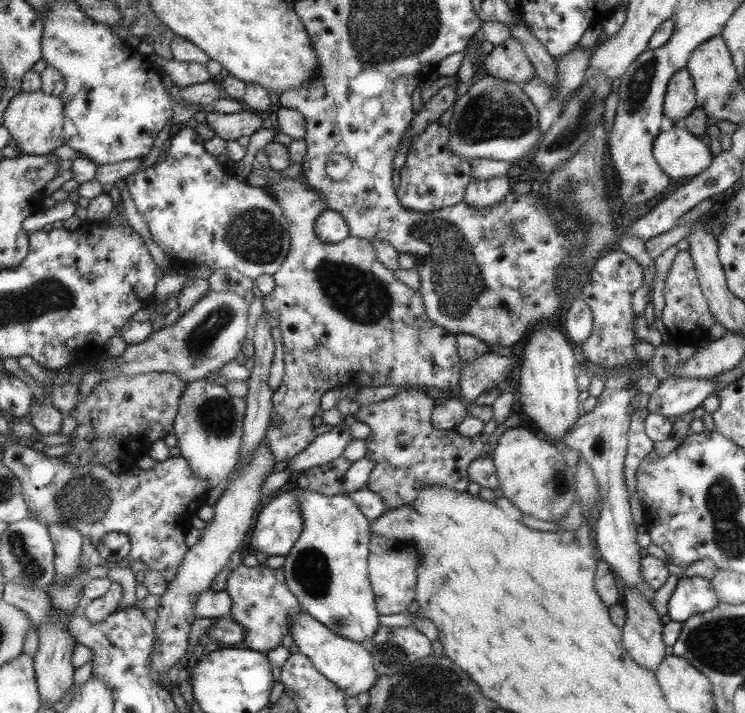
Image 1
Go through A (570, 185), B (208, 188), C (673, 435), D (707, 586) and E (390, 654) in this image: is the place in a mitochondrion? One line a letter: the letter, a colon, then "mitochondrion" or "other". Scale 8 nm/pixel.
A: mitochondrion
B: other
C: other
D: other
E: mitochondrion

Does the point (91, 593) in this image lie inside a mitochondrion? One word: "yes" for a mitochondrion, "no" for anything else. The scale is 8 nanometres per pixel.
no

